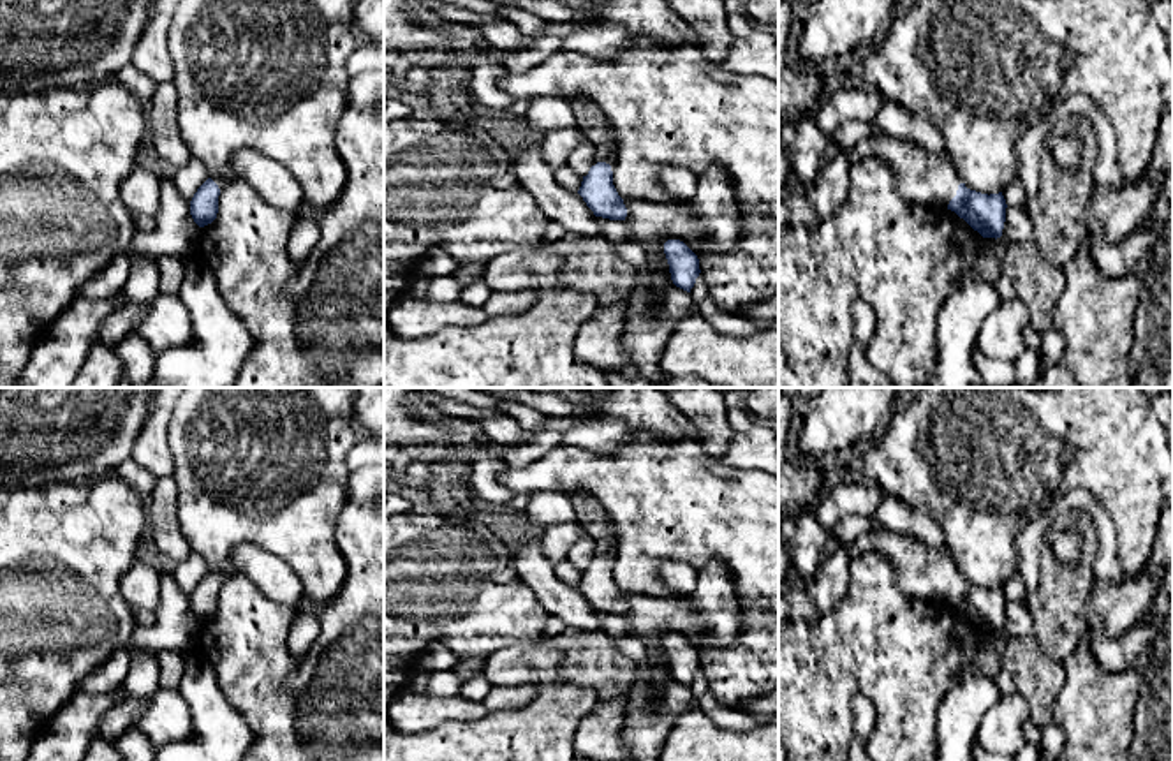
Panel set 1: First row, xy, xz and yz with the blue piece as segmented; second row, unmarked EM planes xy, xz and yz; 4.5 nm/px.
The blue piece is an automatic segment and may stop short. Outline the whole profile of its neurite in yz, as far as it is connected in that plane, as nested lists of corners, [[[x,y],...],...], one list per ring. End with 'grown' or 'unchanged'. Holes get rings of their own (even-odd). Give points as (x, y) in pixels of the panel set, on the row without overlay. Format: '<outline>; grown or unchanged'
[[[877,528],[861,534],[847,551],[852,558],[867,551],[881,553],[895,567],[898,587],[907,595],[951,604],[983,632],[1002,631],[1007,602],[1002,587],[988,590],[967,583],[948,548]]]; grown

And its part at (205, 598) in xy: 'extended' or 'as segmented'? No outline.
extended

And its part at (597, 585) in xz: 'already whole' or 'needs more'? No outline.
needs more

